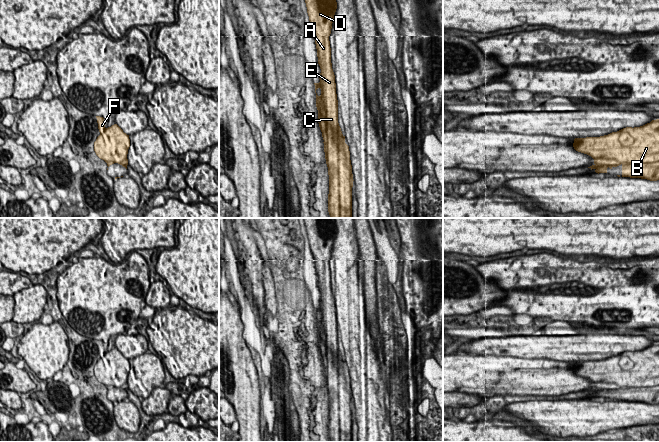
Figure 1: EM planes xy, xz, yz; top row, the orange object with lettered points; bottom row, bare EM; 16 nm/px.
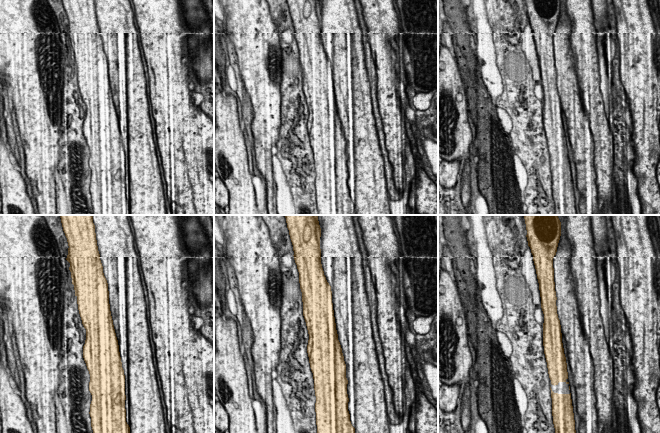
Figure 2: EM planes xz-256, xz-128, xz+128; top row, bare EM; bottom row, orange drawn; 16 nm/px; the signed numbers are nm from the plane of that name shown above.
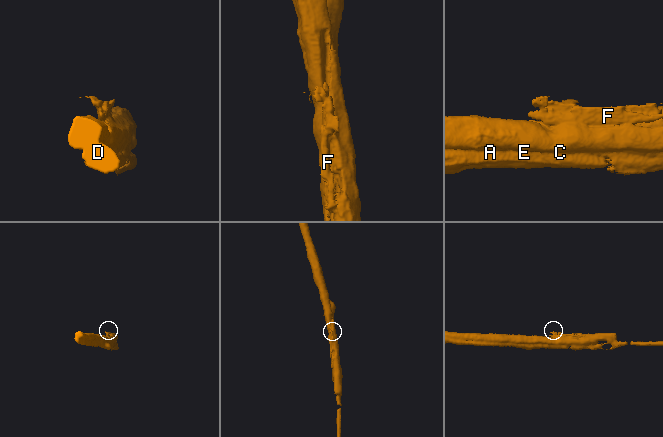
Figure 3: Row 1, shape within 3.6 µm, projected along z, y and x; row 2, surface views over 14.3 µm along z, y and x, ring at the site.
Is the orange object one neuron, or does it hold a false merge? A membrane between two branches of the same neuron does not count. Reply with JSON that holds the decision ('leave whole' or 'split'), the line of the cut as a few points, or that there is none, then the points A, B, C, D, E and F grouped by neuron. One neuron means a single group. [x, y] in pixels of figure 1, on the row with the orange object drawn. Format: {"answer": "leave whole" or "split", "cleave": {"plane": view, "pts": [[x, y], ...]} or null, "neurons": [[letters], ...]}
{"answer": "split", "cleave": {"plane": "xz", "pts": [[320, 73], [324, 118], [333, 132], [334, 141], [338, 144]]}, "neurons": [["A", "C", "D", "E"], ["B", "F"]]}

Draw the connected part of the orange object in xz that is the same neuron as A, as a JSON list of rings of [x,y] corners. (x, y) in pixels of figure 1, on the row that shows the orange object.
[[[305,0],[305,3],[321,69],[325,119],[334,132],[335,143],[339,144],[338,100],[329,41],[337,2],[336,0]]]

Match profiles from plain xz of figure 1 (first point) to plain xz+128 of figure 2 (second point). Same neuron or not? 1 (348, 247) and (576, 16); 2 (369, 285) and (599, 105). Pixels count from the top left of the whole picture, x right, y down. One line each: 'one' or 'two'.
1: two
2: one

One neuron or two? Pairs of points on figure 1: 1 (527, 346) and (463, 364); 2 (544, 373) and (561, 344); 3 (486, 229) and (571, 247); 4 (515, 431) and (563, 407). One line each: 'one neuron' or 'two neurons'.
1: two neurons
2: two neurons
3: one neuron
4: two neurons

